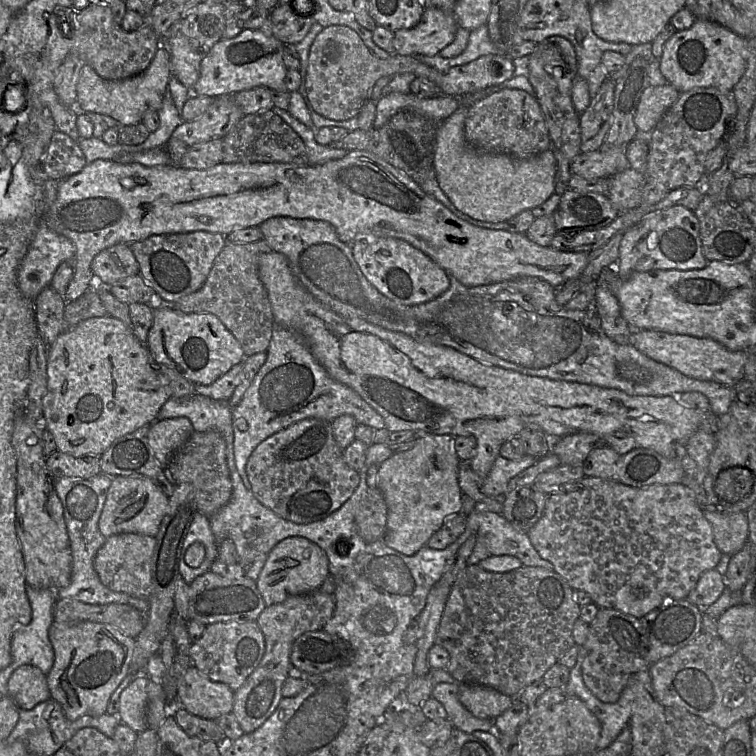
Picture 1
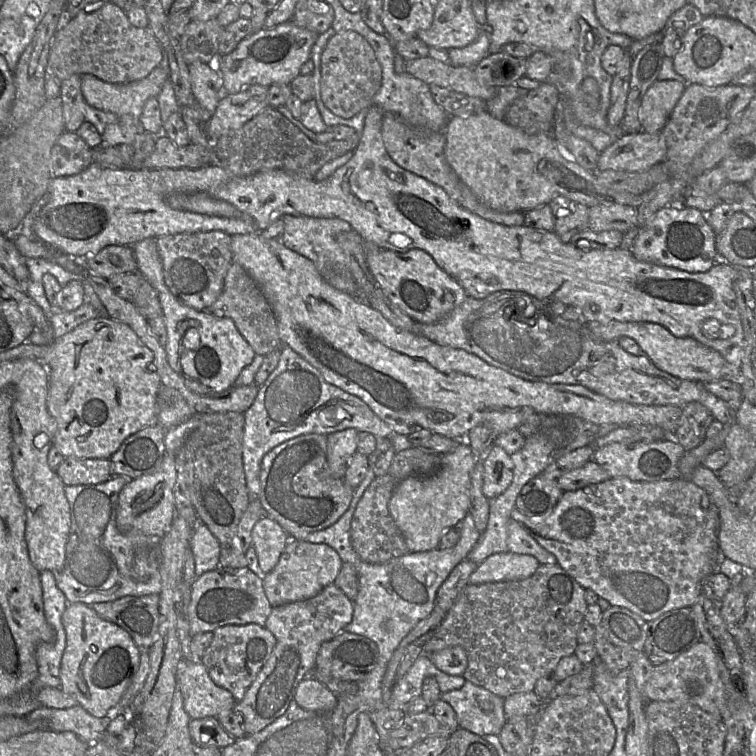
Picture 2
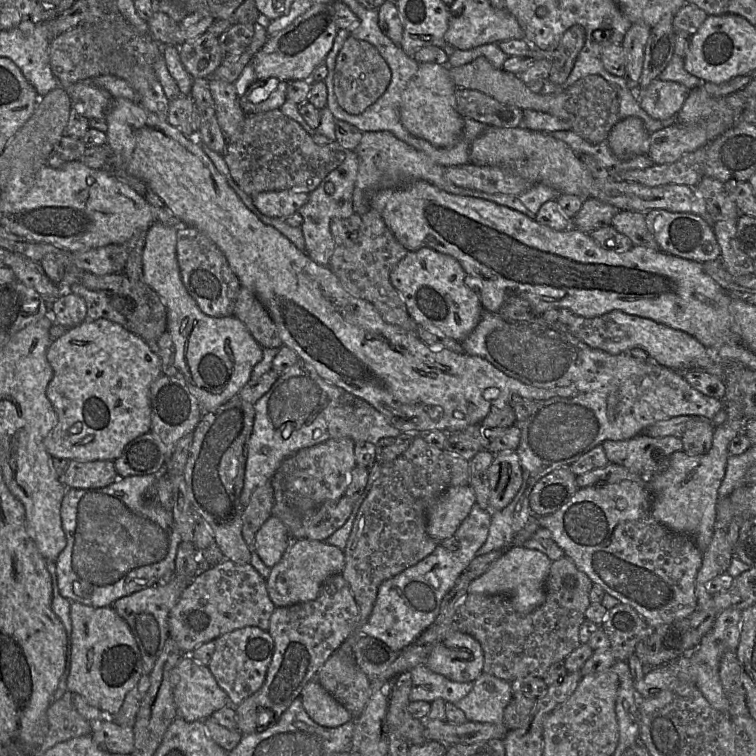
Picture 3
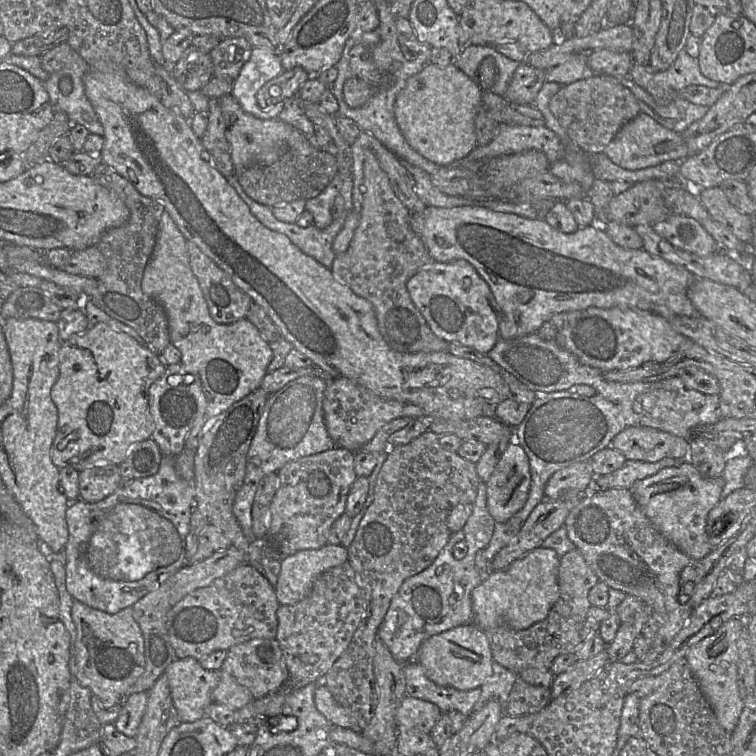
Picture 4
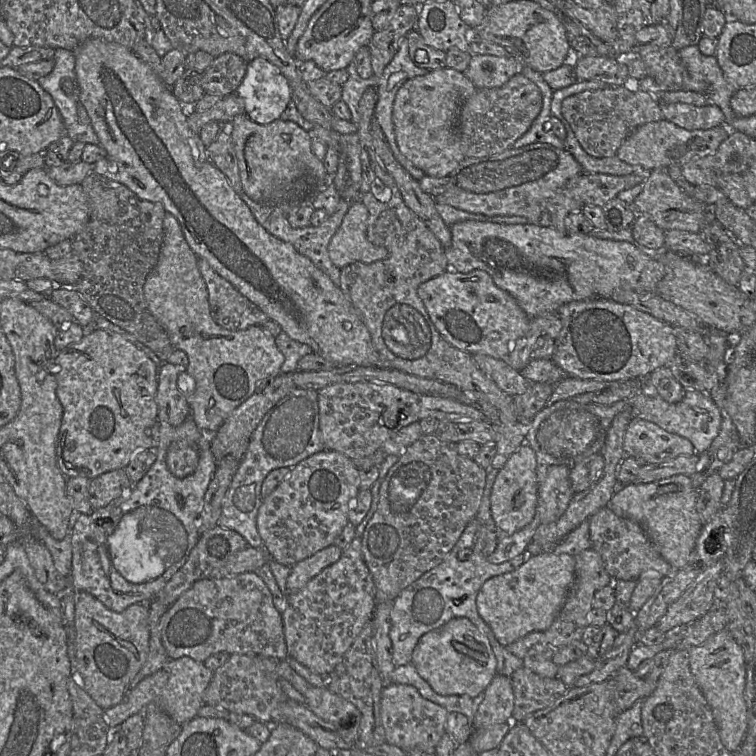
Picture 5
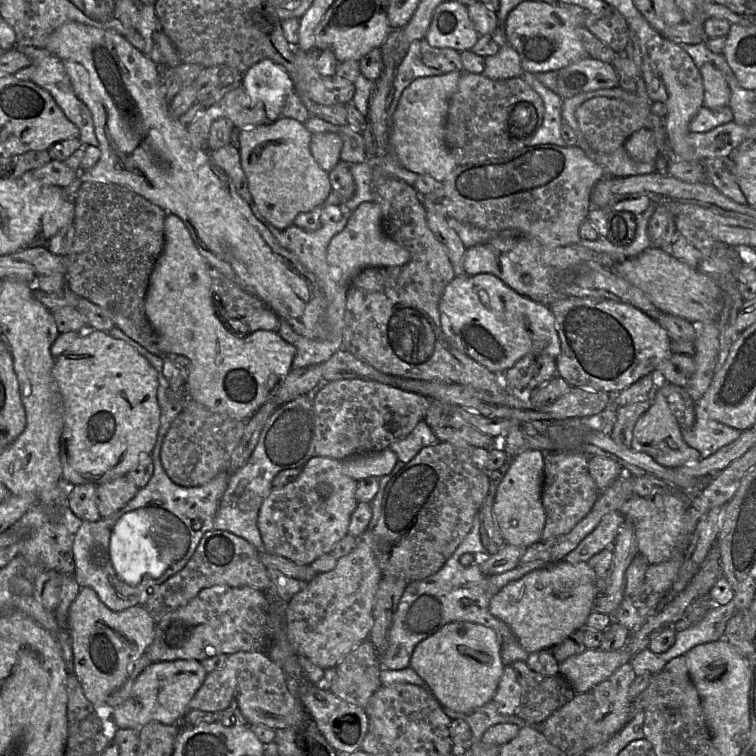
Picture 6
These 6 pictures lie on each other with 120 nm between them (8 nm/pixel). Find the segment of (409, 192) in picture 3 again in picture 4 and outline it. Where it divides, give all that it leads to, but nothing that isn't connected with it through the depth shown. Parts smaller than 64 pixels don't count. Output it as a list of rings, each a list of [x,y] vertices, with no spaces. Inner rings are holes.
[[[468,205],[452,208],[428,206],[422,213],[412,214],[410,224],[435,261],[466,260],[487,282],[495,300],[499,338],[513,339],[537,333],[552,315],[589,307],[619,307],[654,312],[656,306],[665,306],[676,315],[700,316],[687,296],[689,287],[696,279],[694,275],[643,249],[632,250],[617,245],[598,224],[579,227],[573,233],[563,233],[543,218],[529,219],[513,213]]]

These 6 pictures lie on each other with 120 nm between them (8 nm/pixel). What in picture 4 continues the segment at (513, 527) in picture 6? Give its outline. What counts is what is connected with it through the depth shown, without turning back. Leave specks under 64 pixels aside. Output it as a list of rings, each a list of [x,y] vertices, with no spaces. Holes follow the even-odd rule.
[[[511,442],[486,482],[487,506],[496,523],[508,521],[526,503],[531,485],[529,459],[524,449]]]

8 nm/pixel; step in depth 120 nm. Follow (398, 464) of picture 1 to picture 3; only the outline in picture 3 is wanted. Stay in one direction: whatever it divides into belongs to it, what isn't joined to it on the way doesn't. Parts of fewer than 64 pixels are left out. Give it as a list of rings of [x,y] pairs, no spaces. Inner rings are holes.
[[[471,485],[448,488],[427,509],[426,531],[429,536],[439,543],[454,536],[475,502]]]

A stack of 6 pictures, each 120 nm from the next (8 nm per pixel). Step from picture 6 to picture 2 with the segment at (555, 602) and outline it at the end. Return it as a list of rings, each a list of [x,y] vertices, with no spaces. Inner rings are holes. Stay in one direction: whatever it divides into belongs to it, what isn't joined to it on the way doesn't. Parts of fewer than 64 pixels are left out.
[[[501,552],[478,564],[469,578],[469,583],[478,585],[520,580],[530,577],[539,566],[539,561],[531,555]]]

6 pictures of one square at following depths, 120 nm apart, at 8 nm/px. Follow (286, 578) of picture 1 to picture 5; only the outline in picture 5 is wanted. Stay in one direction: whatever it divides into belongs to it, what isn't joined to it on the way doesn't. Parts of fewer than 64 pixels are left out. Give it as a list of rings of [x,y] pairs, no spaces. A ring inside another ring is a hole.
[[[332,544],[293,565],[286,581],[287,594],[304,588],[322,570],[337,562],[342,552],[342,549]]]

